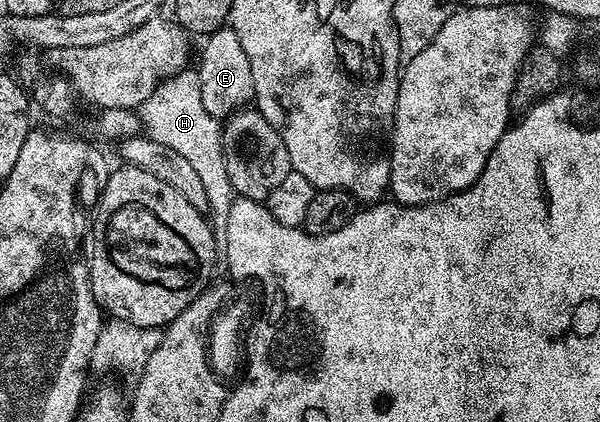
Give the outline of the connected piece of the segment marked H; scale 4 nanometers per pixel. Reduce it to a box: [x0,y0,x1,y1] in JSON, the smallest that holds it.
[139,68,235,227]

